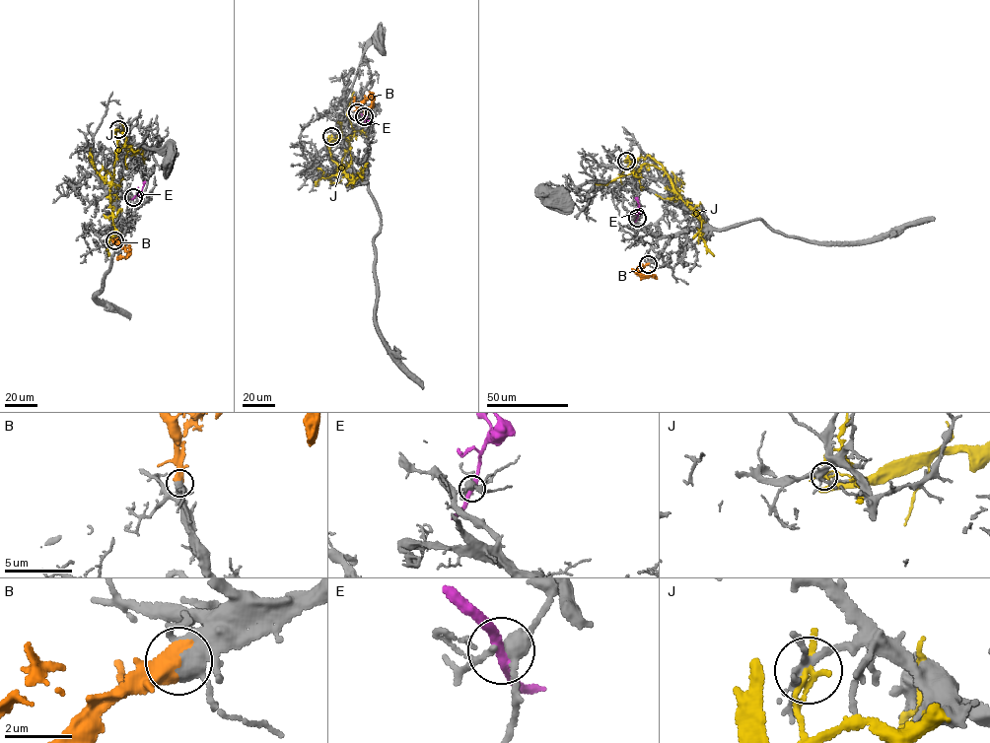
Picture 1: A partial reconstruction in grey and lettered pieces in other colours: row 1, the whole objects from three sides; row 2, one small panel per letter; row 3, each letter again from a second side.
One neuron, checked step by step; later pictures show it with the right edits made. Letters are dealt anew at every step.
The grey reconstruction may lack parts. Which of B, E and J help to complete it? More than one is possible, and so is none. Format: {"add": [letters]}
{"add": ["B"]}

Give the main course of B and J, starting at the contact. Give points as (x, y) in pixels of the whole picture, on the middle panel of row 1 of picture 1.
B: (357, 112), (357, 104), (372, 97), (372, 104), (364, 113)
J: (331, 136), (331, 160), (343, 168), (348, 177), (355, 180), (360, 173), (362, 178)

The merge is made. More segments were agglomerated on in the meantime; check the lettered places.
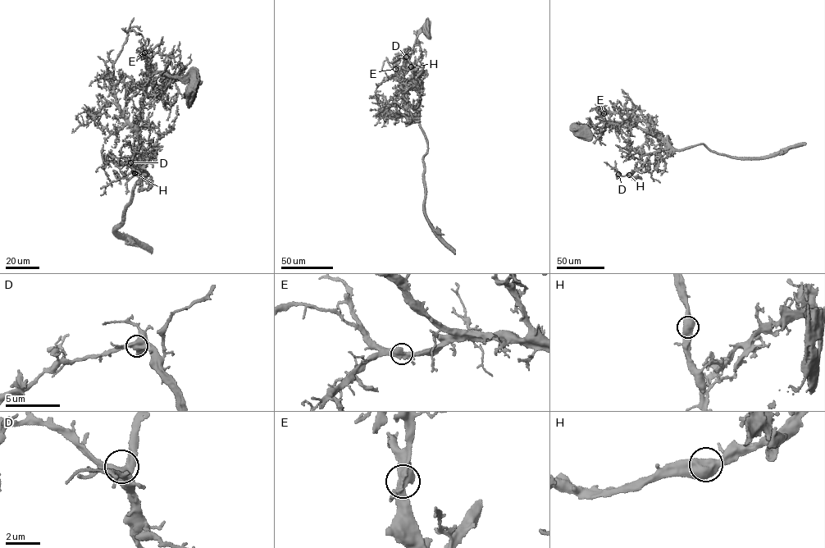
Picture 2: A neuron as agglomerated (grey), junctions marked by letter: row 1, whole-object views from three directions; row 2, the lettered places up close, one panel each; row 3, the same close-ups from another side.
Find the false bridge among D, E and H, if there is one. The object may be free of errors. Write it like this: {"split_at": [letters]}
{"split_at": []}

